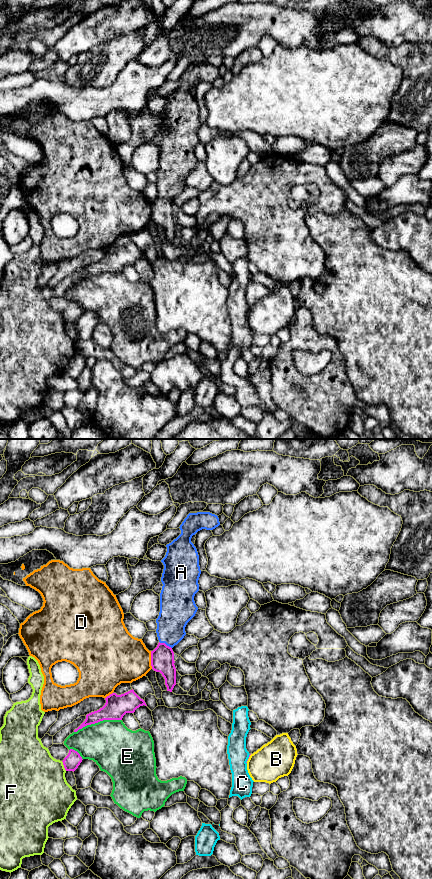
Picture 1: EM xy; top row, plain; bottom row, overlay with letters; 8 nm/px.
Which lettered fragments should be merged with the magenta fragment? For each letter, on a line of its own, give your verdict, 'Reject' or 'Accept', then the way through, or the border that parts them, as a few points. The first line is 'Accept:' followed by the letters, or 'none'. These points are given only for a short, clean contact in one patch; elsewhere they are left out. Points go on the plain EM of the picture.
Accept: A
A: Accept. Path across: xy (162, 209), (165, 196), (174, 167)
B: Reject. Boundary: xy (251, 306), (246, 314)
C: Reject. Boundary: xy (250, 306), (246, 315)
D: Reject
E: Reject
F: Reject

